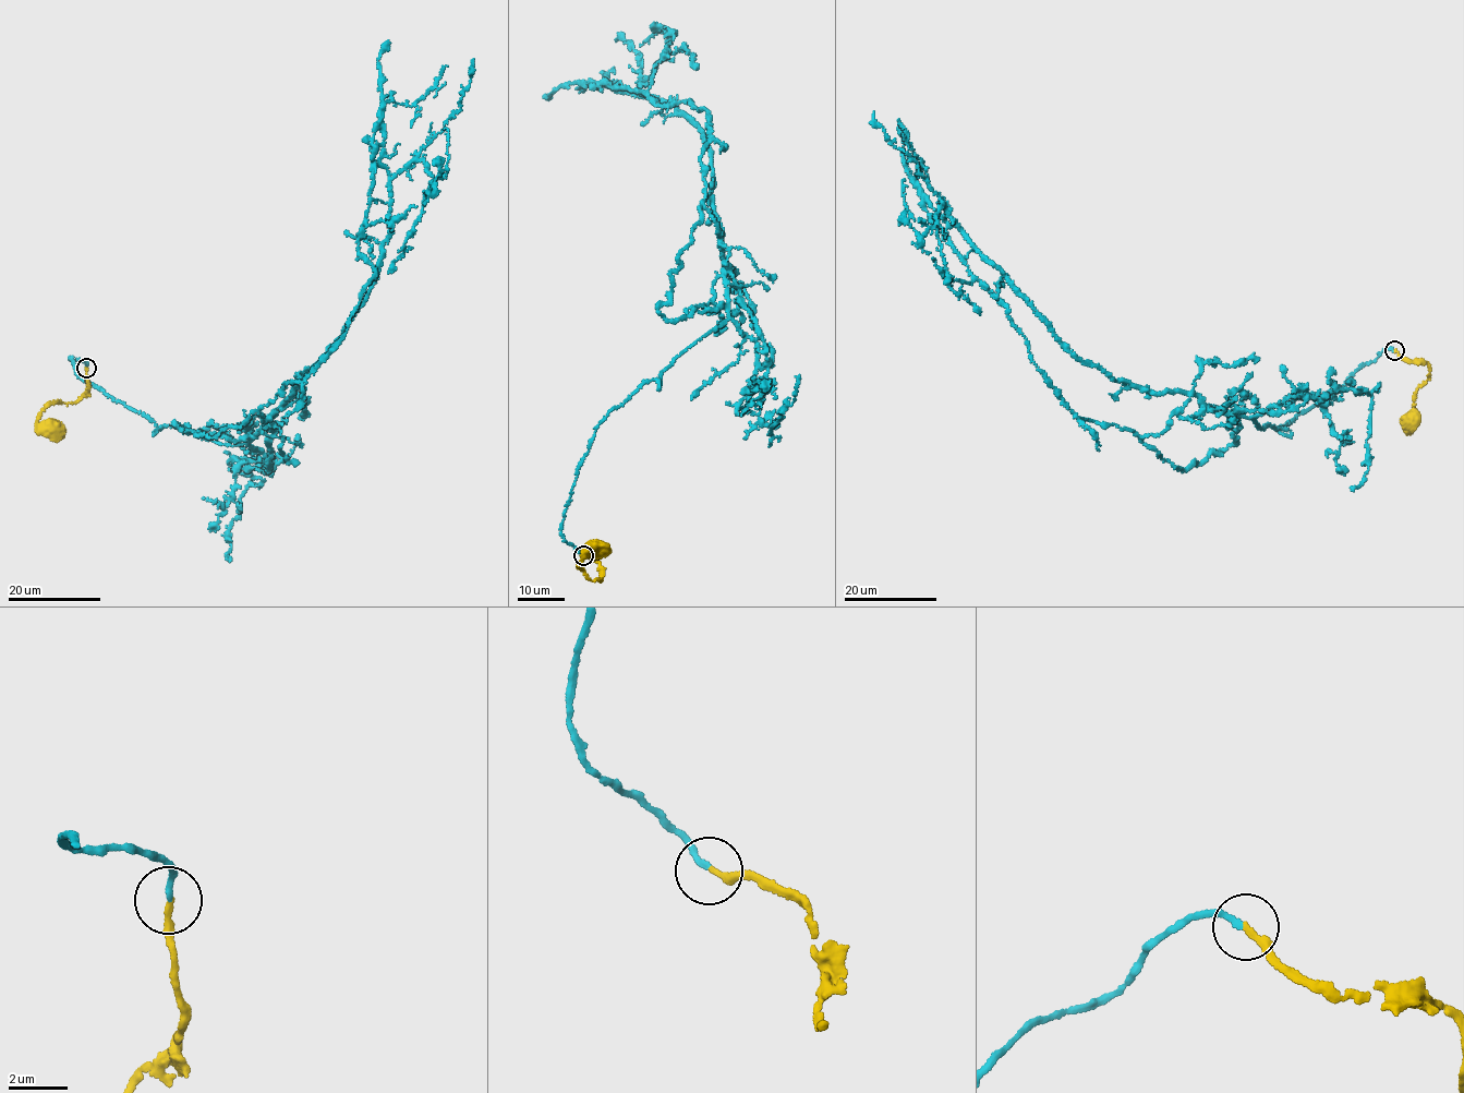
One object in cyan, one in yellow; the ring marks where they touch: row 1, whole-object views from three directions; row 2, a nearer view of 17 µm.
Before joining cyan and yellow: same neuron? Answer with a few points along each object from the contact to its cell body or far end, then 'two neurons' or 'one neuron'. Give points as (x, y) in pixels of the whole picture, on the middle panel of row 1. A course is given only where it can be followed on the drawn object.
cyan via (582, 555), (561, 530), (599, 424), (728, 317), (706, 139), (640, 94), (679, 49), (694, 69) | yellow via (582, 555), (599, 562), (600, 580), (587, 578), (578, 565), (594, 547) | one neuron

